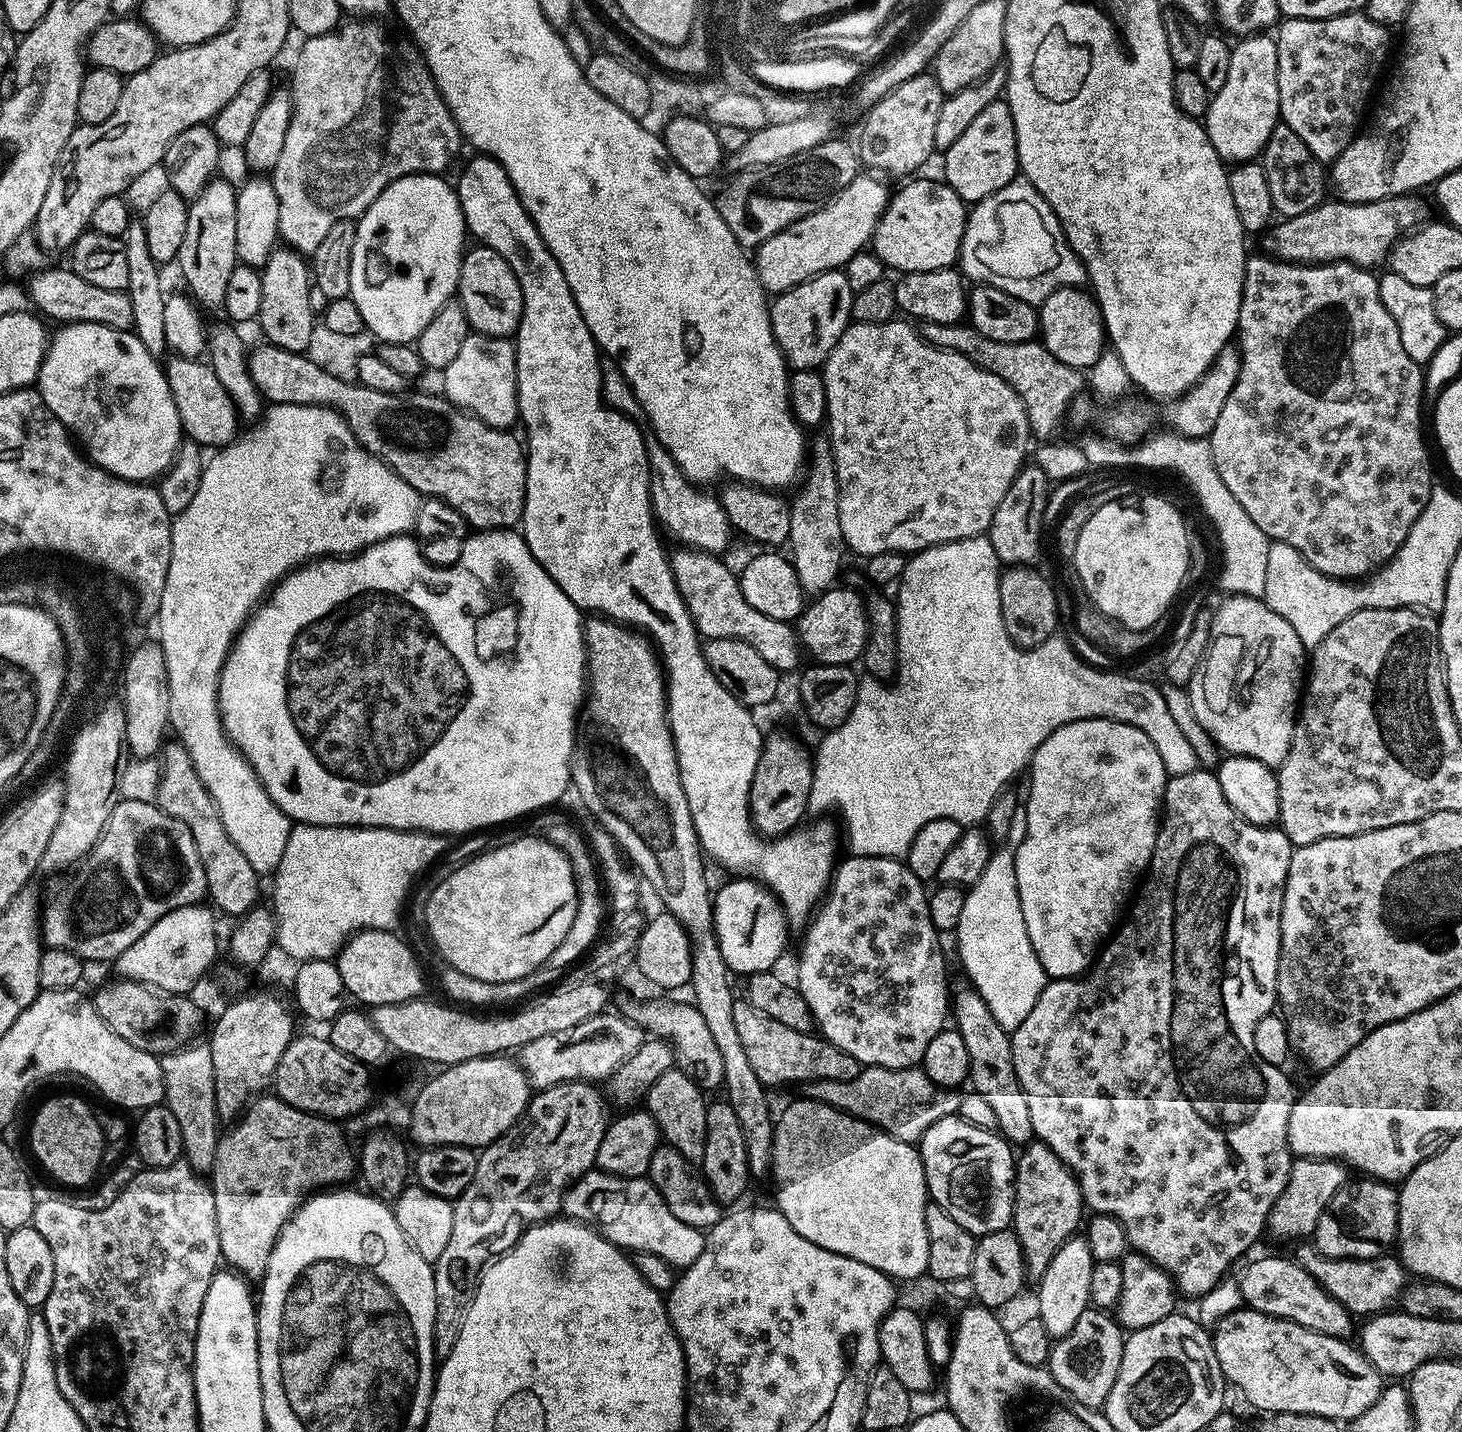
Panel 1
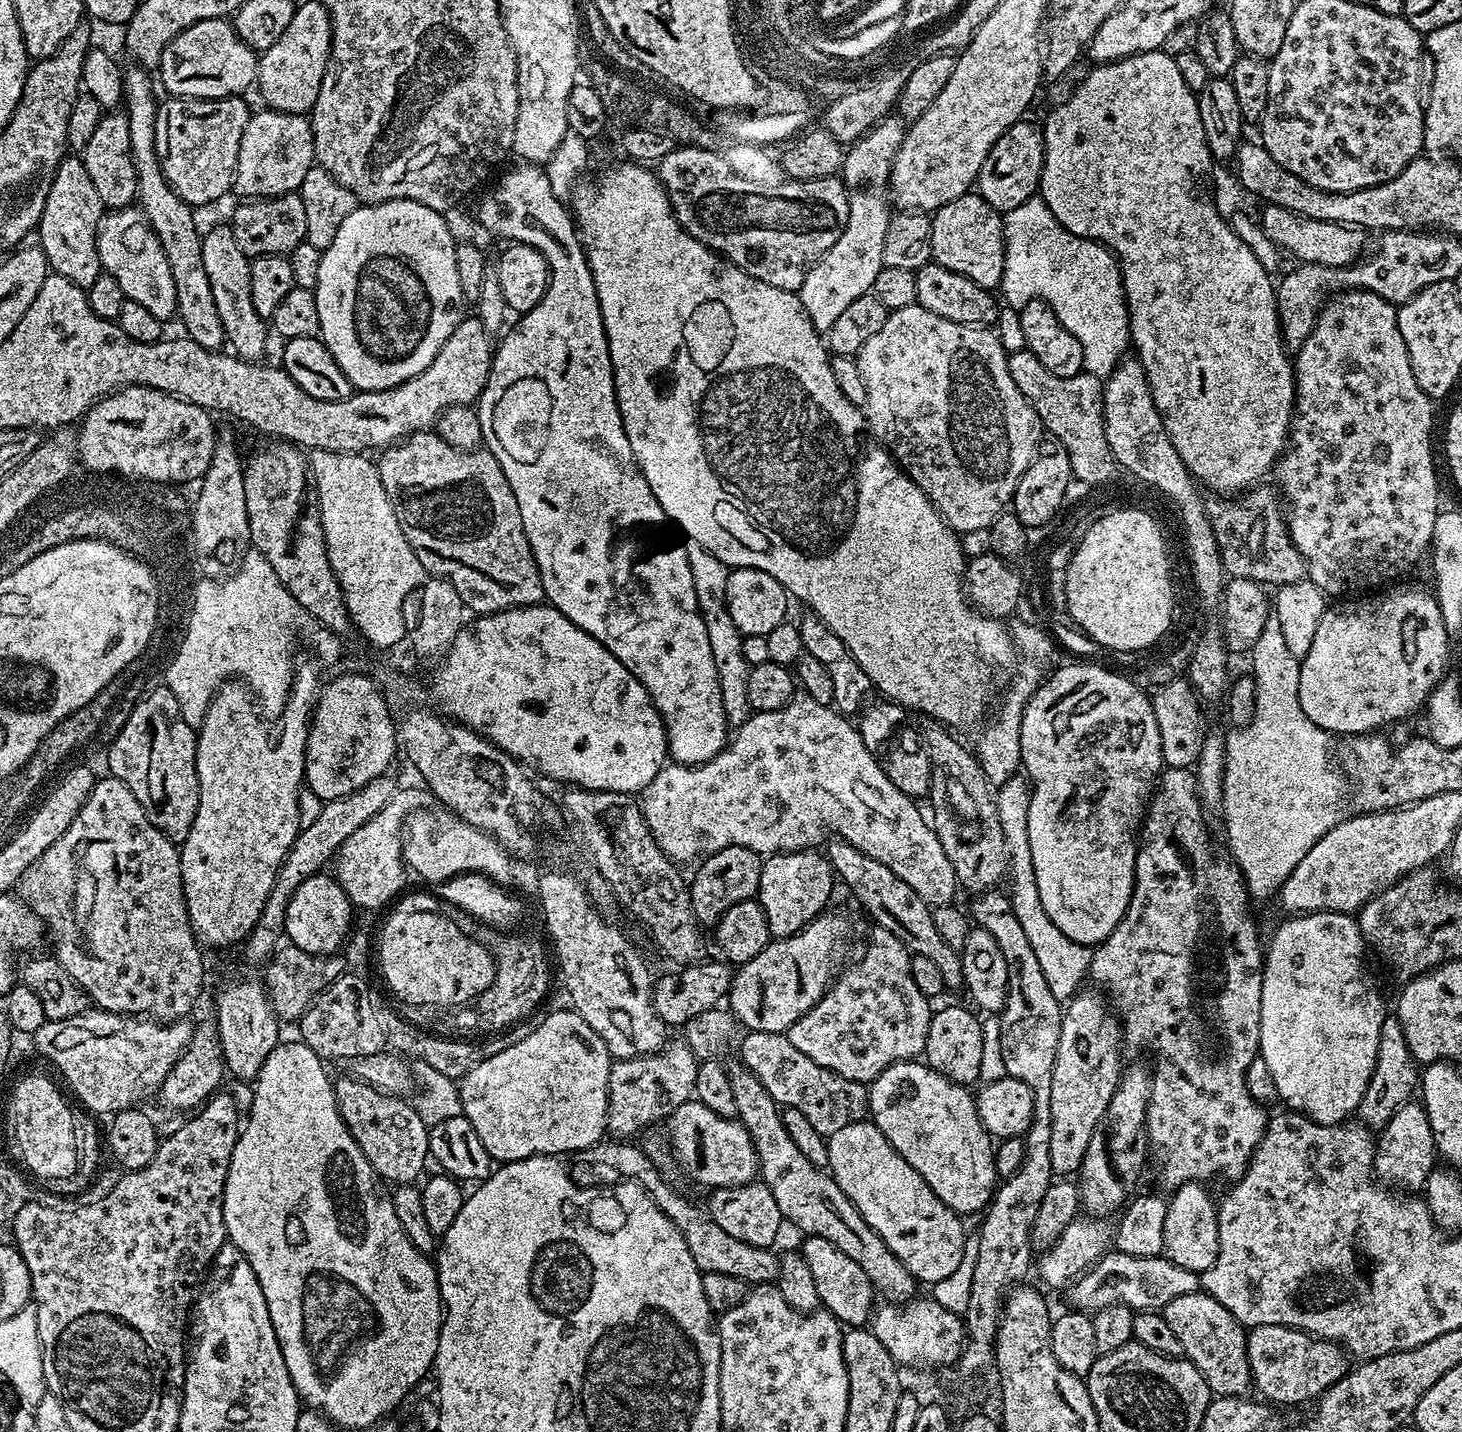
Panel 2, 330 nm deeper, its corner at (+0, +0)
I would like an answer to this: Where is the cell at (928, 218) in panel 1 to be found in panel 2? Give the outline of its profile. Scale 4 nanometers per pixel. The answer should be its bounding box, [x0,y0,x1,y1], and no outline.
[930,191,1004,290]

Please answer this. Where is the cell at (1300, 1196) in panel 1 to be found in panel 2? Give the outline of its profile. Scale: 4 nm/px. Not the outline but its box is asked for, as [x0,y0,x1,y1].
[1358,1014,1421,1130]

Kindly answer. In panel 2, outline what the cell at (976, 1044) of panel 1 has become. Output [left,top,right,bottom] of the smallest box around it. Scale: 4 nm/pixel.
[826,838,964,990]

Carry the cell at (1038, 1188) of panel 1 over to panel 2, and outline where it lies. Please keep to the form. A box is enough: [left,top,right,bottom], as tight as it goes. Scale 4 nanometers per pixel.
[1050,991,1122,1178]

